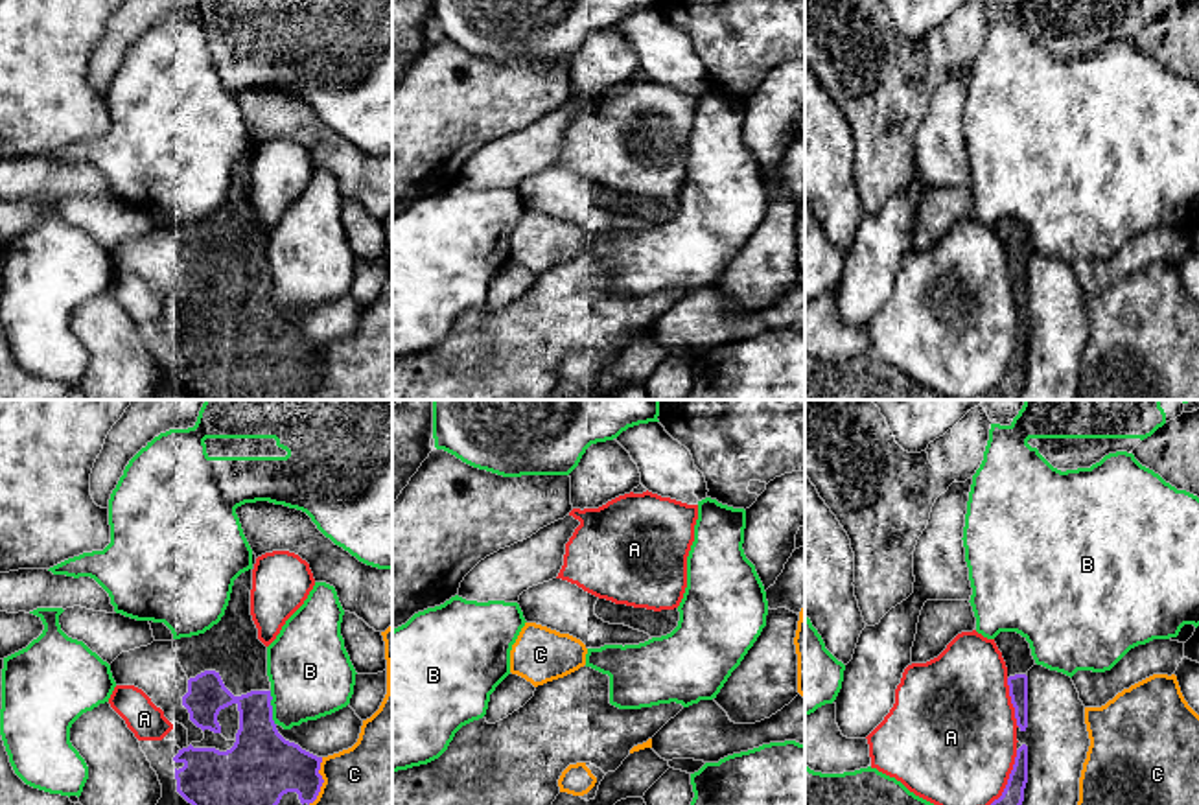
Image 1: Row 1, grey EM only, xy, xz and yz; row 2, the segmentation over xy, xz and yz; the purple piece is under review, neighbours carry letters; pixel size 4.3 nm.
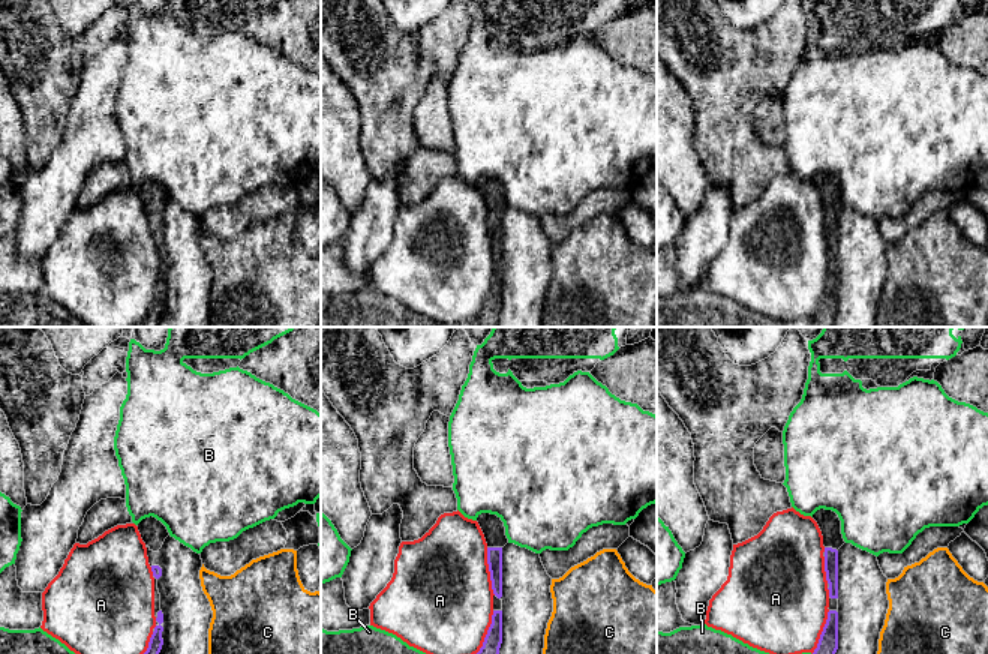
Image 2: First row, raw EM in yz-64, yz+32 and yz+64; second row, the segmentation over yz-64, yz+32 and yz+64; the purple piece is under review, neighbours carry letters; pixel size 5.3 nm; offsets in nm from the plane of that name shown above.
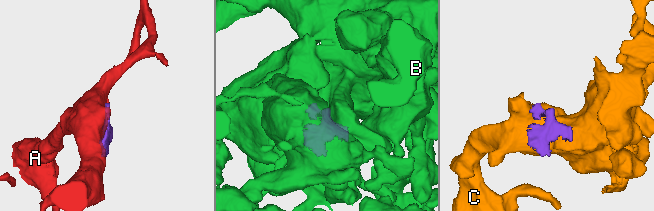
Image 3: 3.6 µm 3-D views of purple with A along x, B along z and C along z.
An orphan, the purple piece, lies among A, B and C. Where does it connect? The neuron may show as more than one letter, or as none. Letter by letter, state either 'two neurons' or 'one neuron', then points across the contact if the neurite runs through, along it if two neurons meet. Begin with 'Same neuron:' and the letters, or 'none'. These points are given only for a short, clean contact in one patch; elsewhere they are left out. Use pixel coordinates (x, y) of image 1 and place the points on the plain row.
Same neuron: none
A: two neurons
B: two neurons
C: two neurons; border along xy (323, 345), (319, 358), (323, 367), (321, 378), (308, 391)

